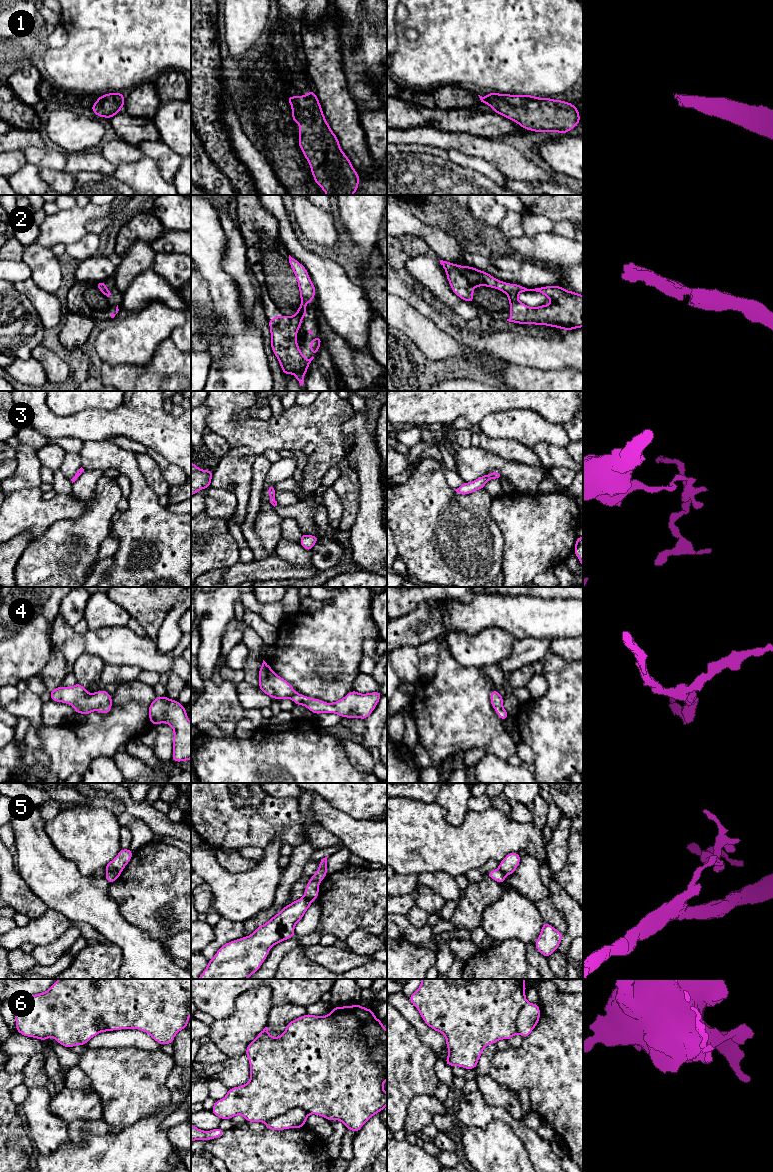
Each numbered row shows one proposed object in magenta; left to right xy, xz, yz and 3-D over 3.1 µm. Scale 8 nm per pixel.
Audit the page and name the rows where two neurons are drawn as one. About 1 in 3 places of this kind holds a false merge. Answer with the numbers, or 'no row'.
5, 6

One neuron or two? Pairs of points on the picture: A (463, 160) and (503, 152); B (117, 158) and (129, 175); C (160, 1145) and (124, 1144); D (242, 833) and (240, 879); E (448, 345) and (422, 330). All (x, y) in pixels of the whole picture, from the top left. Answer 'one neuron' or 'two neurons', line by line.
A: two neurons
B: two neurons
C: one neuron
D: two neurons
E: one neuron

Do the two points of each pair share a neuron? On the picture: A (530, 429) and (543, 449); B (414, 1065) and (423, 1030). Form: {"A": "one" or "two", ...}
{"A": "two", "B": "two"}

